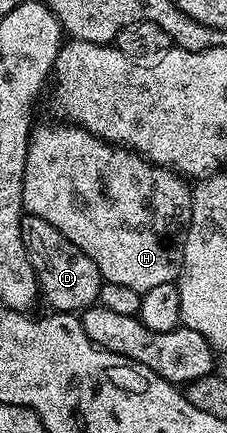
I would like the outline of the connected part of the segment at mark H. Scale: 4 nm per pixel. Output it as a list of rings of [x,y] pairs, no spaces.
[[[58,123],[59,125],[36,124],[31,131],[31,141],[27,145],[27,158],[25,159],[25,175],[23,176],[23,208],[27,213],[37,215],[37,219],[45,219],[45,223],[53,223],[65,239],[77,243],[93,263],[97,263],[97,271],[101,271],[106,283],[121,283],[121,287],[133,287],[133,291],[145,294],[153,287],[161,287],[161,283],[172,283],[181,272],[183,259],[183,239],[187,236],[187,225],[191,222],[191,203],[193,189],[190,184],[179,174],[160,165],[154,165],[152,161],[146,161],[138,153],[123,148],[122,145],[112,145],[99,137],[94,137],[89,131],[80,129],[79,126],[70,123]]]

